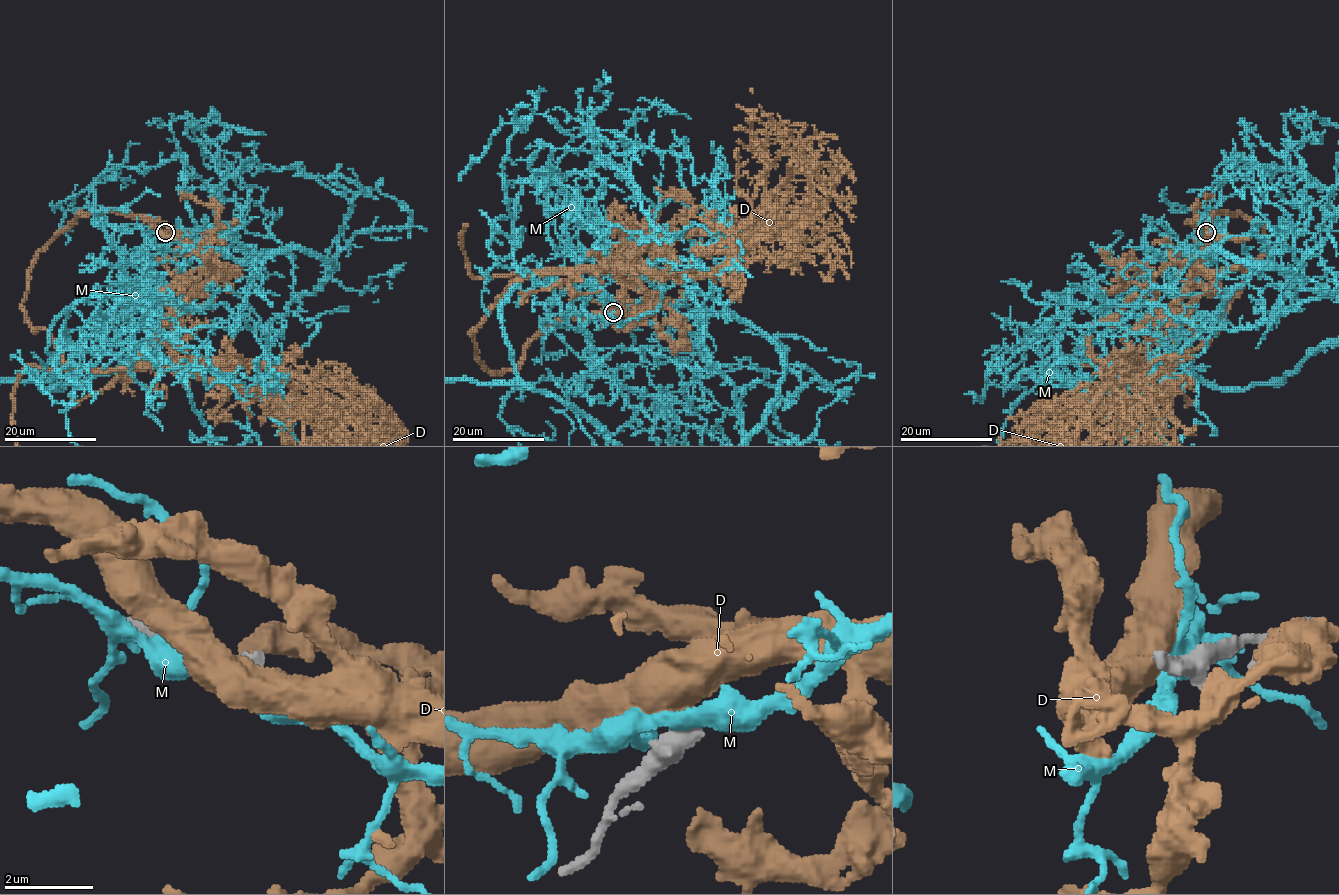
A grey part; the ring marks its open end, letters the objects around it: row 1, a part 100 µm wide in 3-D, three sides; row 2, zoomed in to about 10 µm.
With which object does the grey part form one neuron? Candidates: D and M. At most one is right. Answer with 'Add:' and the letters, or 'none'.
Add: none

